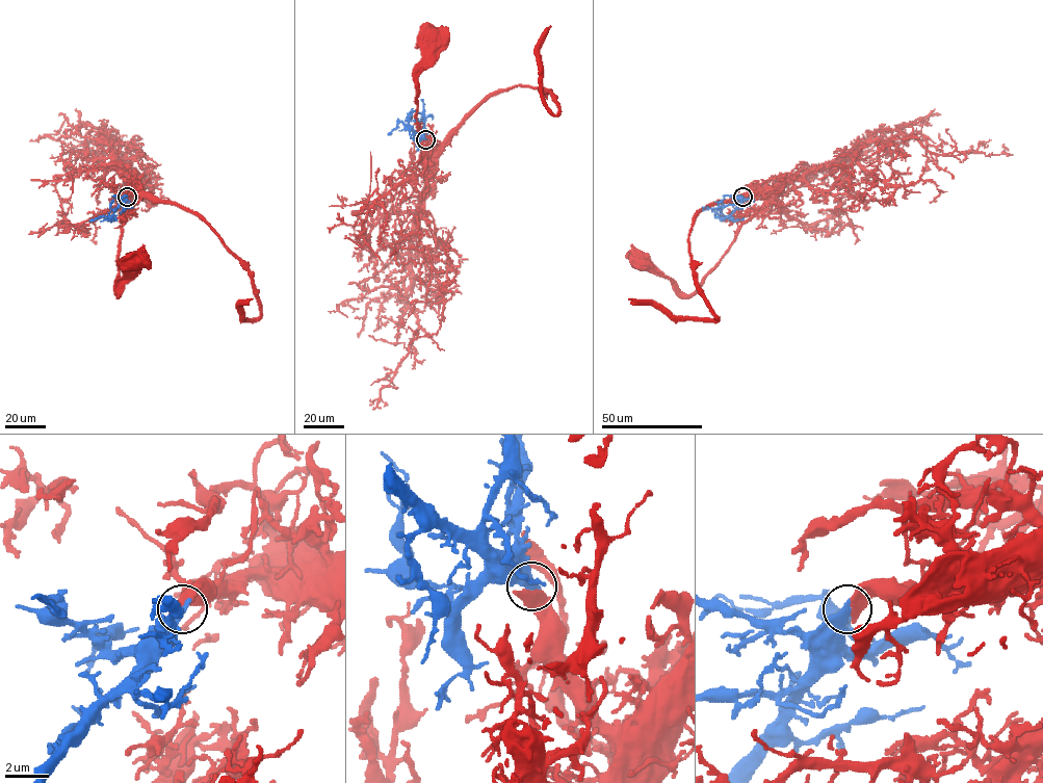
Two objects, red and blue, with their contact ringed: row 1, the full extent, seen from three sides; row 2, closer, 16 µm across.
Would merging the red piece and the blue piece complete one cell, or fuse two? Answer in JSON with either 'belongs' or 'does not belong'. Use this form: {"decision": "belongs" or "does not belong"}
{"decision": "belongs"}

